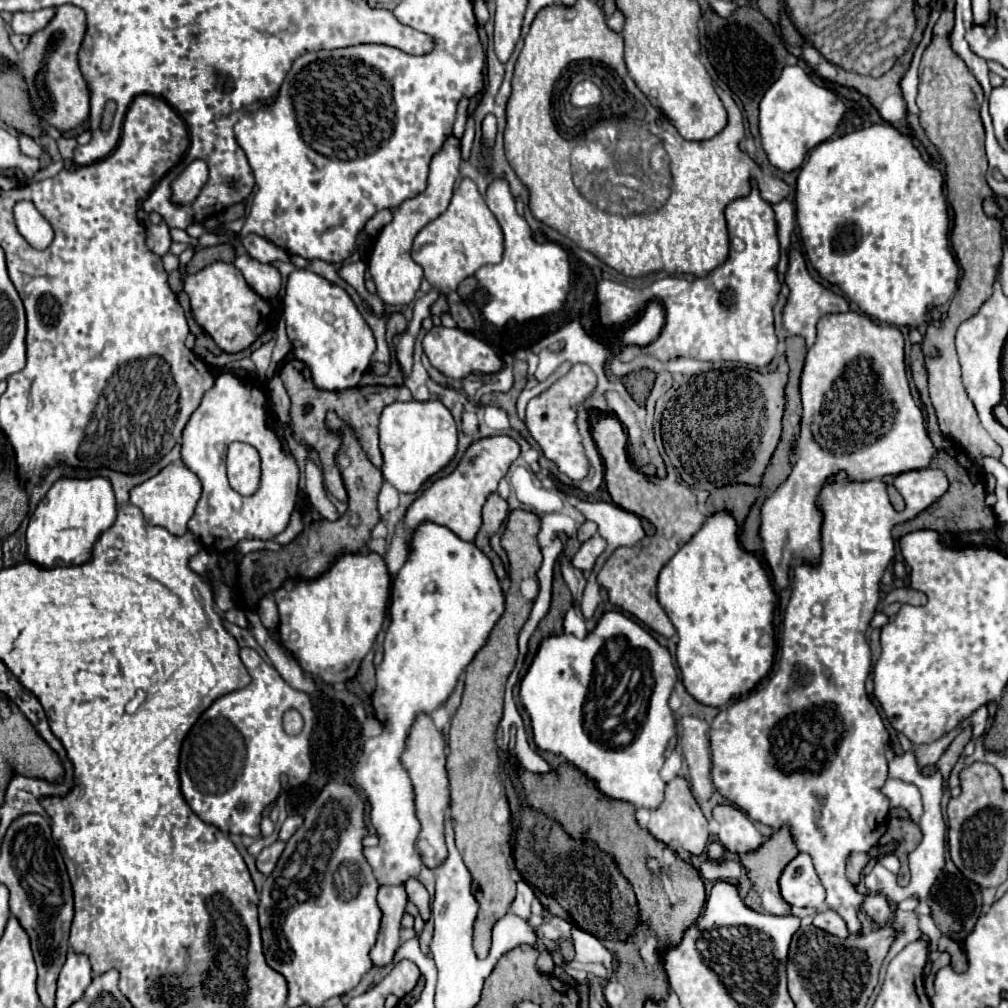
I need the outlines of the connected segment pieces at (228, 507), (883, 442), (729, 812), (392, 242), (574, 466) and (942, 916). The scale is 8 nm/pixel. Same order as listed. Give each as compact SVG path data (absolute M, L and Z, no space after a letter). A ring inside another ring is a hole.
M220 374L216 378L214 386L204 394L200 406L190 416L190 420L188 420L188 424L182 432L182 462L202 482L202 498L196 506L194 516L188 522L188 528L194 536L200 538L200 542L204 544L206 550L224 552L228 548L234 548L240 540L246 540L246 538L258 538L258 540L266 542L266 540L274 540L274 536L278 536L280 532L286 530L286 526L290 522L290 514L296 508L298 476L300 474L298 474L298 466L296 466L294 456L284 452L278 434L268 426L266 394L260 388L238 380L238 376L234 376L234 374ZM232 442L246 442L260 452L262 482L260 482L260 490L252 496L240 496L238 492L234 492L228 486L228 480L226 480L226 450Z
M860 312L828 314L818 322L816 344L808 350L800 394L804 404L802 414L802 432L798 438L798 462L792 468L786 482L782 482L776 492L762 506L762 552L770 566L774 586L784 590L790 586L788 572L792 564L810 564L820 562L822 544L822 510L818 506L818 494L824 488L826 480L838 472L844 472L852 482L880 480L886 474L902 474L918 468L928 468L936 448L926 434L924 418L910 394L904 366L904 338L896 326L880 324L870 320Z
M722 804L716 806L712 814L720 826L718 842L724 846L726 852L742 856L748 852L756 852L764 844L764 838L756 830L754 822L742 810L736 810L736 806Z
M452 136L452 138L448 138L448 142L442 146L442 150L430 162L428 188L420 196L402 202L394 210L394 220L382 228L382 232L376 240L376 246L372 250L368 270L370 270L372 280L376 284L376 292L384 304L404 306L404 304L410 304L414 300L414 296L420 288L420 282L422 282L422 268L410 256L412 242L414 242L416 234L428 222L436 220L448 208L450 198L452 198L452 190L454 190L454 182L458 178L458 168L460 168L460 142Z
M574 364L566 376L556 380L540 396L532 398L528 402L528 408L526 408L526 420L524 422L526 422L530 436L538 442L538 446L542 448L542 454L548 460L552 460L562 474L566 474L572 480L586 478L586 474L592 466L586 452L584 452L582 436L578 432L576 412L578 412L578 406L586 398L592 396L594 388L596 388L596 374L592 372L592 368L586 364Z
M948 860L944 872L940 874L940 882L936 884L936 892L932 892L928 898L928 906L940 932L944 936L950 936L954 942L962 944L966 936L974 930L974 924L982 914L982 890L978 884L972 884L968 878L964 878L958 868Z

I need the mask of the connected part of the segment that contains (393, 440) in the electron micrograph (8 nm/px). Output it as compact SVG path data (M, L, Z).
M440 400L394 402L380 416L380 450L384 456L382 474L398 492L416 494L422 484L450 464L458 448L456 422Z

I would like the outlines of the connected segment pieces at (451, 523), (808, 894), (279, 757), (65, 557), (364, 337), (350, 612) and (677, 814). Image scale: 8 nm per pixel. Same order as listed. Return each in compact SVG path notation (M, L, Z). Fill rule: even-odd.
M490 436L490 438L482 438L482 440L474 442L466 450L462 462L458 464L458 468L452 474L432 482L432 486L428 490L424 490L424 494L410 504L410 508L404 514L406 542L410 542L414 530L422 522L434 522L434 524L446 526L458 538L472 542L482 524L480 514L482 514L482 506L484 506L486 498L492 492L496 492L498 482L506 476L510 464L518 458L518 454L520 454L520 446L508 436Z
M798 854L784 868L784 874L780 876L780 892L790 906L808 906L808 908L824 906L824 886L808 854Z
M242 648L240 658L252 682L246 688L236 690L236 694L220 696L208 710L202 712L182 742L178 776L186 802L204 822L214 824L224 834L246 834L256 838L260 836L262 810L272 804L281 792L280 772L292 772L292 768L304 764L304 756L310 756L308 734L312 734L314 728L314 710L308 694L290 688L274 666L266 664L256 650ZM290 708L296 708L304 716L304 730L296 736L288 736L282 728L282 714ZM240 804L246 804L246 810L238 810Z
M62 478L38 504L26 532L26 558L40 568L78 566L92 560L98 536L116 520L116 500L106 478Z
M296 270L286 284L284 316L288 338L294 346L292 354L310 368L312 380L320 390L358 386L360 378L370 368L376 340L346 290L314 272Z
M374 552L352 554L352 558L340 558L324 578L296 586L284 584L272 596L280 612L282 644L296 656L304 672L320 676L326 684L338 684L358 674L364 656L374 646L386 618L390 574L382 556Z
M676 776L674 780L670 780L670 782L666 784L666 798L664 798L662 806L656 808L656 810L650 814L648 832L650 832L658 842L664 842L666 846L670 846L672 840L674 840L674 842L678 842L686 852L690 852L690 854L694 854L694 856L704 854L704 850L706 850L706 846L708 846L708 838L710 838L708 822L706 822L706 818L704 818L704 814L702 814L698 802L694 800L686 778Z

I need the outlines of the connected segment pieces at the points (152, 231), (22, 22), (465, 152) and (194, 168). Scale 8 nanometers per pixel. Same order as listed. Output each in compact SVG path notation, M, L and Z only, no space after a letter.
M164 222L160 224L150 224L146 228L146 244L152 252L156 252L158 256L164 256L172 244L170 240L170 232L168 232L168 226Z
M44 8L44 10L36 10L36 12L16 12L10 26L16 34L32 36L34 32L42 30L54 18L54 14L56 14L54 8Z
M469 115L466 121L466 128L461 139L461 154L464 160L468 160L471 154L475 137L475 122L473 116Z
M194 160L190 162L184 172L172 182L172 204L190 205L200 194L202 186L206 184L208 174L204 174L204 162Z

